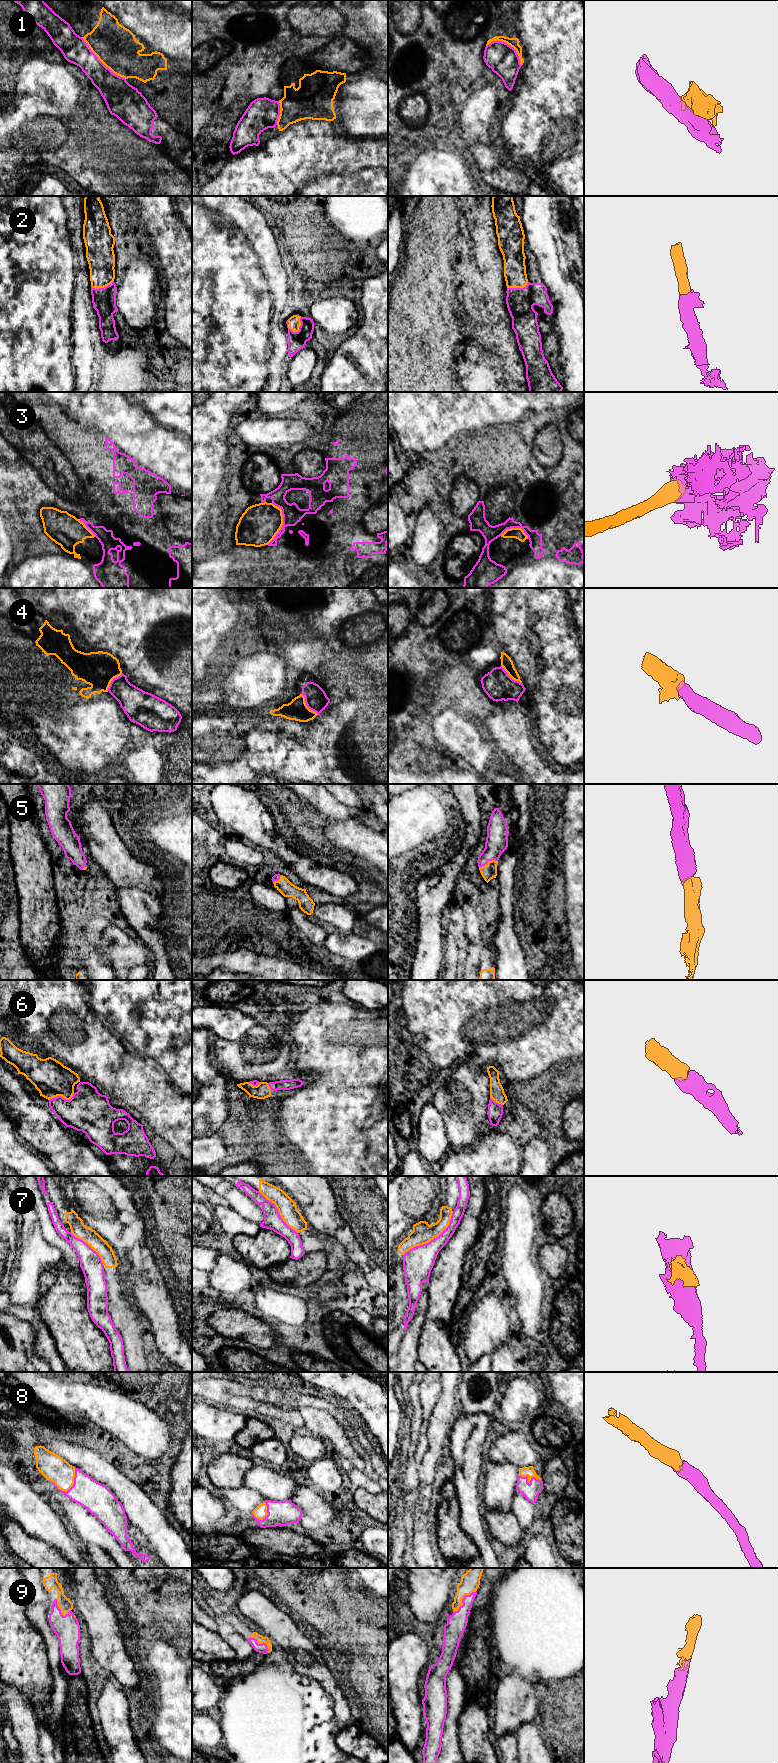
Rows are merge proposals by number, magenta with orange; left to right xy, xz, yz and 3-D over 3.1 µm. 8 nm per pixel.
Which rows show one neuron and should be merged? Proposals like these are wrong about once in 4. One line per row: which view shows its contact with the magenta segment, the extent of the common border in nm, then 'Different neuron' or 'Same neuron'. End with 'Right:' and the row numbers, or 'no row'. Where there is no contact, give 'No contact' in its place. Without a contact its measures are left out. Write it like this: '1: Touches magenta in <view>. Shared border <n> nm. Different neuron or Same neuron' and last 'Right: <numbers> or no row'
1: Touches magenta in xy. Shared border 500 nm. Different neuron
2: Touches magenta in xz. Shared border 150 nm. Same neuron
3: Touches magenta in xz. Shared border 340 nm. Different neuron
4: Touches magenta in xz. Shared border 220 nm. Same neuron
5: Touches magenta in yz. Shared border 160 nm. Same neuron
6: Touches magenta in xy. Shared border 220 nm. Same neuron
7: Touches magenta in yz. Shared border 550 nm. Different neuron
8: Touches magenta in xy. Shared border 240 nm. Same neuron
9: Touches magenta in yz. Shared border 240 nm. Same neuron
Right: 2, 4, 5, 6, 8, 9

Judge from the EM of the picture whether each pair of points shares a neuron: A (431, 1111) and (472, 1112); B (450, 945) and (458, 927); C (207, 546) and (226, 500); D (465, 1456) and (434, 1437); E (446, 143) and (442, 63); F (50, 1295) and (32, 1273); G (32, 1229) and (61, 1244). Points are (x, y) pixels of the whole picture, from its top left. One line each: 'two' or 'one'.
A: two
B: two
C: one
D: two
E: one
F: two
G: two

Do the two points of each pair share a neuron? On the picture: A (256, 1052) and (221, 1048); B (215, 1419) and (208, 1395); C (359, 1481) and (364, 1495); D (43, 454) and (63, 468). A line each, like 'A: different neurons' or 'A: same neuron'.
A: same neuron
B: different neurons
C: different neurons
D: same neuron

